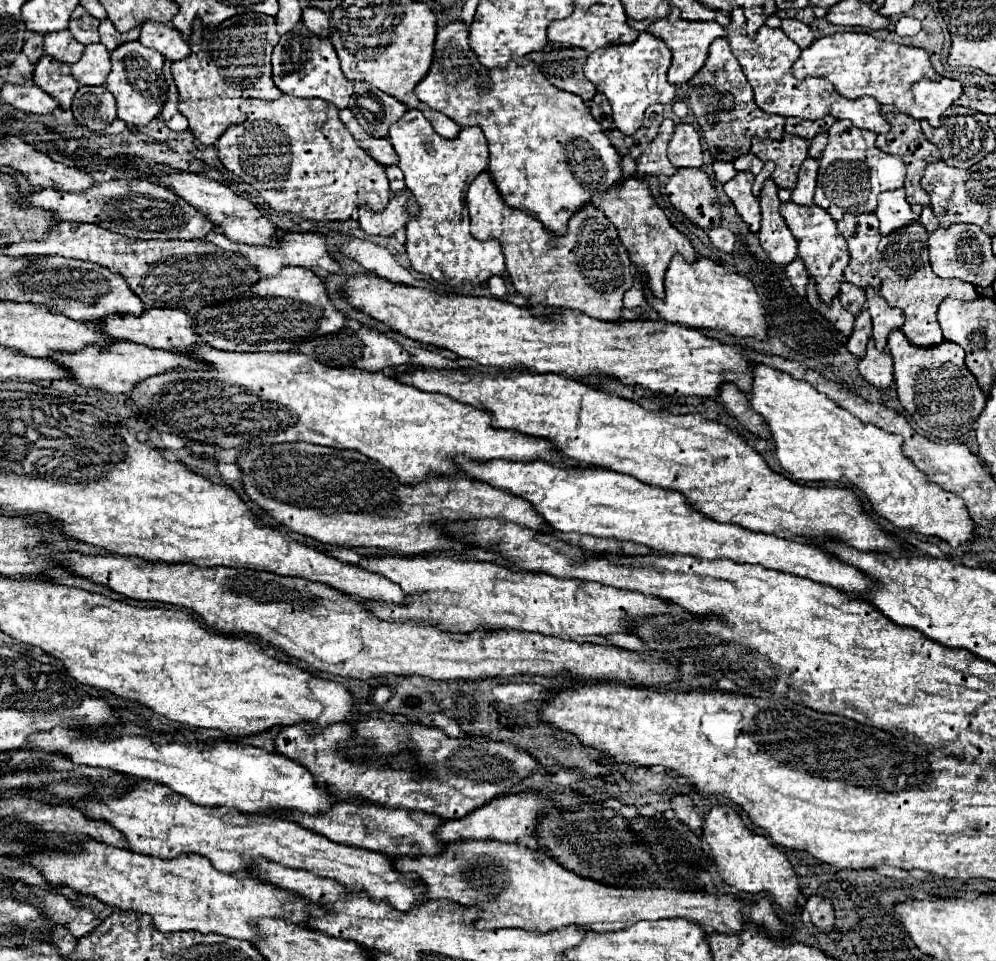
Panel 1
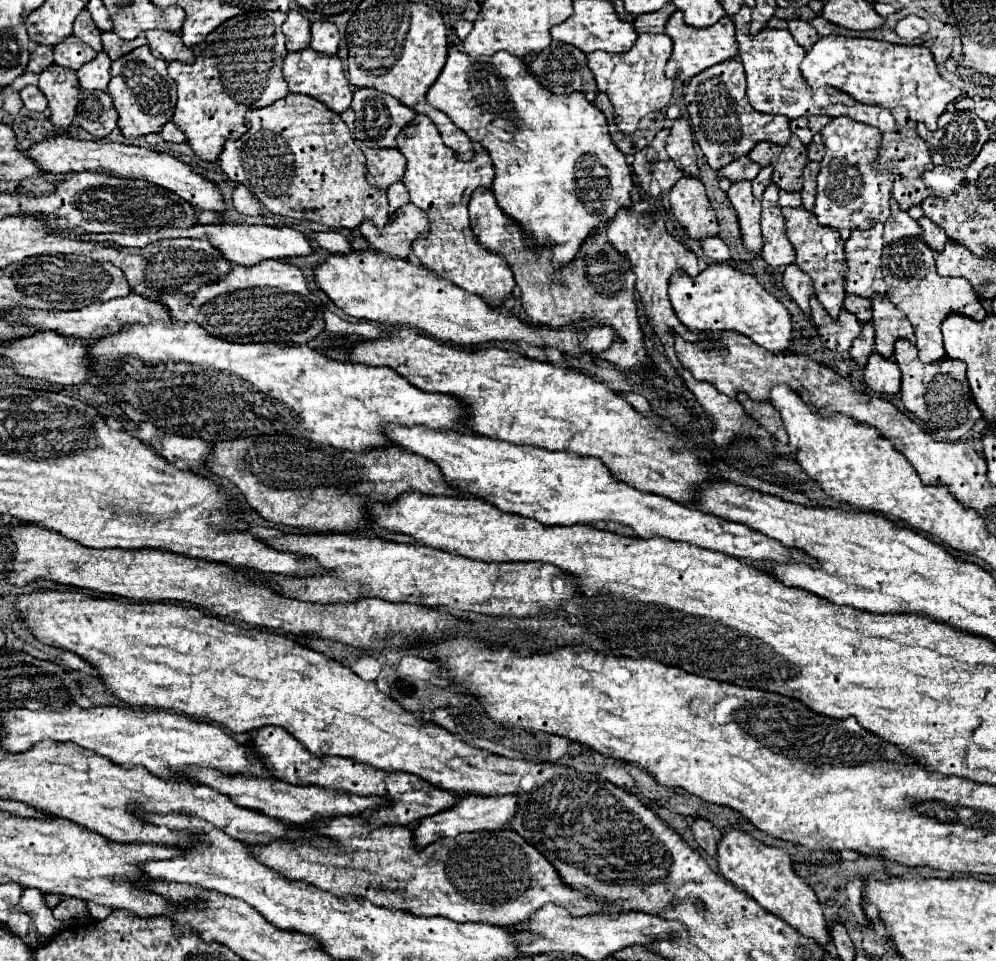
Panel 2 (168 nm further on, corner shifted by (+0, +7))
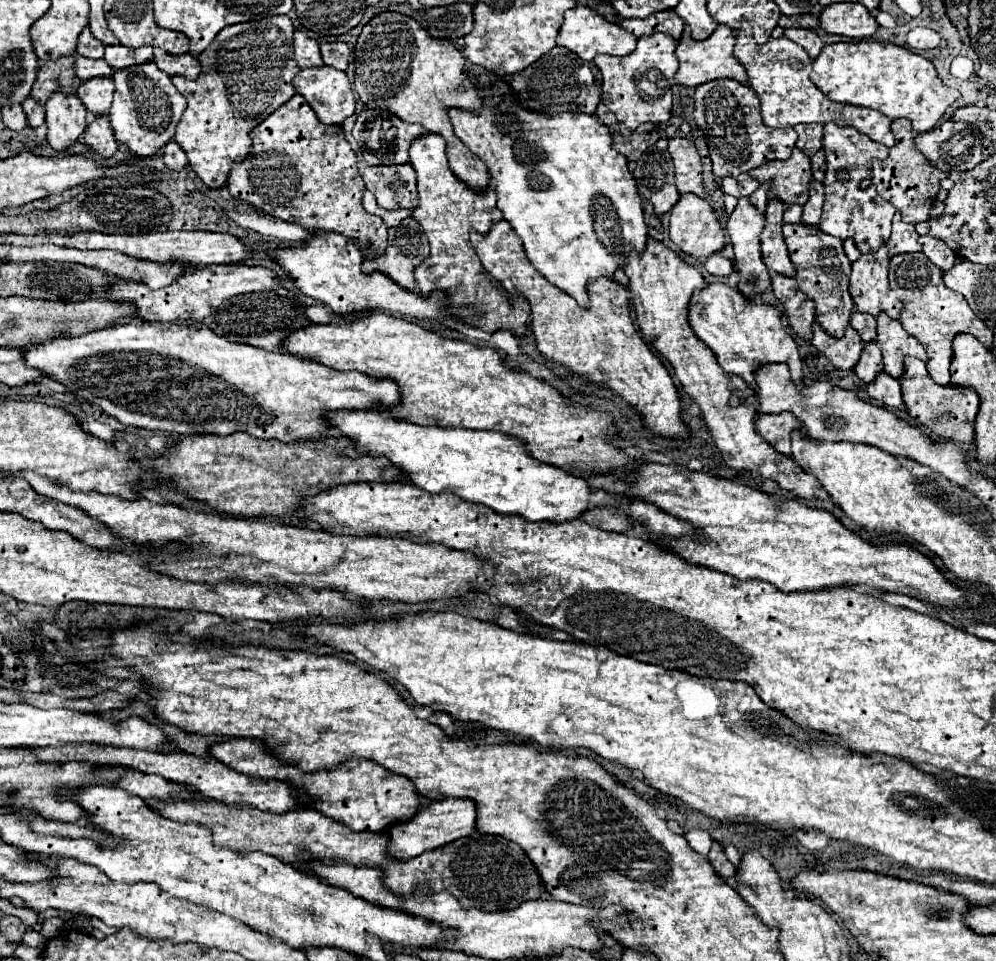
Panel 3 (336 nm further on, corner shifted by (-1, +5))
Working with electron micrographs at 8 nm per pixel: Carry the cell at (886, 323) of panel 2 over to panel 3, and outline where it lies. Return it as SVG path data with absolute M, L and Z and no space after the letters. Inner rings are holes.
M887 313L877 315L877 345L883 353L885 373L891 377L903 375L903 357L913 355L921 361L927 361L927 353L923 345L911 337L897 319L891 319Z

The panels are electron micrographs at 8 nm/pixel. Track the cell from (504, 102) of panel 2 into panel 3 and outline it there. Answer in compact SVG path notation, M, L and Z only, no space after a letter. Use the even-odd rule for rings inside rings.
M483 71L475 77L475 89L481 97L479 111L463 111L459 107L447 111L455 135L489 167L493 189L497 193L497 207L523 241L531 265L549 283L571 295L581 307L589 307L587 281L601 275L613 277L615 269L625 263L623 259L627 257L627 251L643 251L647 243L643 207L627 159L613 149L609 129L599 123L595 115L545 115L529 111L519 103L511 85L491 71Z

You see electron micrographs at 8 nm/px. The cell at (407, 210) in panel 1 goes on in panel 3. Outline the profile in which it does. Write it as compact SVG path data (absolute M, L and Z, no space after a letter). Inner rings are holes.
M411 217L405 219L399 227L389 229L389 245L383 255L367 257L363 261L365 271L383 271L395 283L407 289L415 289L413 269L423 263L429 255L429 241L423 235L419 223Z

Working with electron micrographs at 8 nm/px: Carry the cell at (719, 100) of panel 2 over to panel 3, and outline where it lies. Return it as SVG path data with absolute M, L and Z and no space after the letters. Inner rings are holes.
M713 79L695 89L695 125L709 145L713 175L735 177L759 167L771 159L787 159L795 147L797 133L793 127L773 129L761 123L759 99L749 85L735 79Z

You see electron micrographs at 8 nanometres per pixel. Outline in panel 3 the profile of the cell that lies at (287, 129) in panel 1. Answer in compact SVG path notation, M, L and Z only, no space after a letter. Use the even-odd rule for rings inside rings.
M293 95L285 105L281 105L265 121L261 121L255 127L255 131L249 133L249 137L251 137L251 151L247 159L237 161L231 167L227 179L229 193L235 199L251 203L277 219L299 223L305 229L331 231L355 239L363 247L363 251L367 249L367 245L375 245L377 255L385 251L387 225L383 223L381 217L367 213L361 205L365 185L357 171L357 155L353 153L351 145L345 139L345 131L339 125L323 125L317 119L315 111L309 107L309 103L301 95Z

